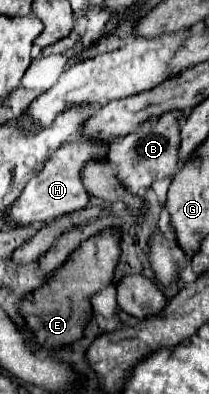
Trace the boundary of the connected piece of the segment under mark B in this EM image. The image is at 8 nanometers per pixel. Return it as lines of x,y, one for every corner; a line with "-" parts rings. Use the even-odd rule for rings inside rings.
171,110
161,114
153,122
143,122
129,136
111,142
107,158
117,168
117,180
127,188
129,194
145,194
155,180
167,178
179,166
179,144
181,144
181,120
187,114
183,110

